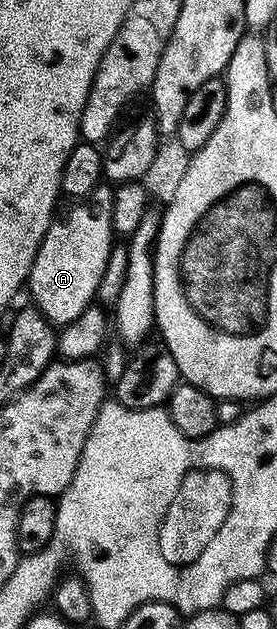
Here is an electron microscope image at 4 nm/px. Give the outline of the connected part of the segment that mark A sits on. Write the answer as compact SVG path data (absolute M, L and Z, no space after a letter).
M102 183L89 194L78 200L65 214L54 216L49 222L49 229L45 232L43 243L35 255L35 263L29 272L27 293L33 296L32 304L54 327L71 323L78 315L83 315L89 305L94 304L99 279L103 279L103 271L107 271L107 259L115 244L115 234L111 223L111 207L113 206L113 189Z

